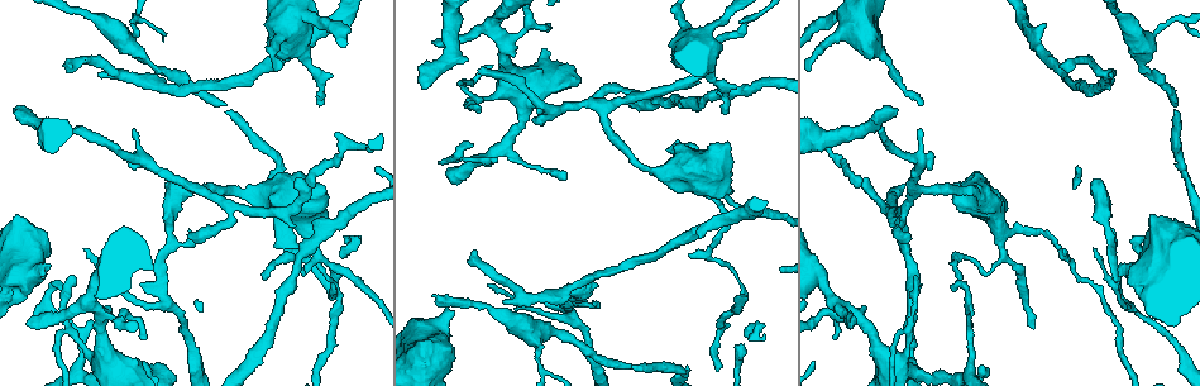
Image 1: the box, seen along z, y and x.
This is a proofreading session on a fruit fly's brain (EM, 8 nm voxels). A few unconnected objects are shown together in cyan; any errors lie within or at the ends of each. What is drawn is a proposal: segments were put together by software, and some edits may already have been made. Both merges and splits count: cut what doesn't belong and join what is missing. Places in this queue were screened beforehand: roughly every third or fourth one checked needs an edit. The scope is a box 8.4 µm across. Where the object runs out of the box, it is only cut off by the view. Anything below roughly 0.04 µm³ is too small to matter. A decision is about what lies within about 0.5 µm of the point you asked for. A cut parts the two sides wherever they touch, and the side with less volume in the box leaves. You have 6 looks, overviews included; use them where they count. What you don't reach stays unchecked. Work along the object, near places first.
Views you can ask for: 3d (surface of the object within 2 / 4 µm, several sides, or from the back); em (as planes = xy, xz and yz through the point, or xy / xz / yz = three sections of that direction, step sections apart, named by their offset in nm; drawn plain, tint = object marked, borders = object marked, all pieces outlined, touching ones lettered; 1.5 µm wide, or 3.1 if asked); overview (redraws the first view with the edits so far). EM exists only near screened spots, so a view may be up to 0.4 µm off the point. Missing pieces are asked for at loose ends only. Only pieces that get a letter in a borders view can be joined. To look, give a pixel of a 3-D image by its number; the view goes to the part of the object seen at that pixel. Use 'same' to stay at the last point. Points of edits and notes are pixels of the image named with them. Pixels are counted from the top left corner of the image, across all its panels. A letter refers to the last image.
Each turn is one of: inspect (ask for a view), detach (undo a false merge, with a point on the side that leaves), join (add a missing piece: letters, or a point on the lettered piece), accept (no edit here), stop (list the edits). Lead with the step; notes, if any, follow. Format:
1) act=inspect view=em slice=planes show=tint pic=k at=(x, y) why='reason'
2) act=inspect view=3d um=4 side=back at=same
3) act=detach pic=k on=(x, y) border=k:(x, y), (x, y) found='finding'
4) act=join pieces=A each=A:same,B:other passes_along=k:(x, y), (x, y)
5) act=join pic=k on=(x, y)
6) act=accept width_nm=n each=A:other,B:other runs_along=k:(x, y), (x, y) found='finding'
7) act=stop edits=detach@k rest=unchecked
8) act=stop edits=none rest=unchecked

act=inspect view=em slice=xz step=4 show=plain pic=1 at=(741, 346)

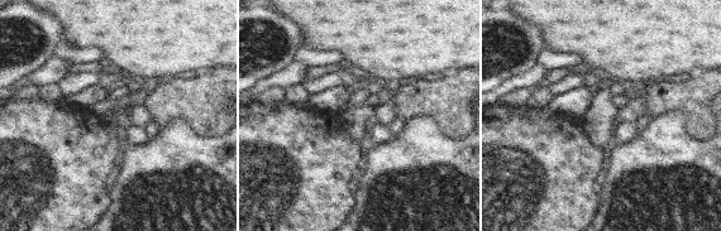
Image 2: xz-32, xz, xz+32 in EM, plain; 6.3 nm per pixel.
act=inspect view=em slice=xz step=4 show=tint at=same

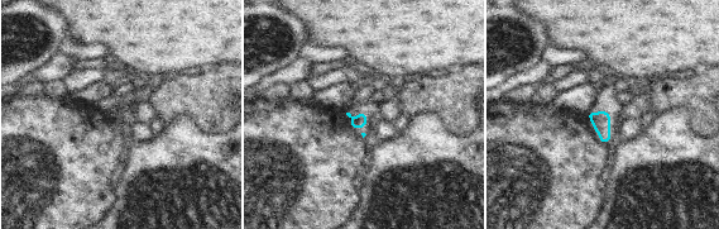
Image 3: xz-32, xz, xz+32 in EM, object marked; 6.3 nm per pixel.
act=inspect view=em slice=xz step=4 show=borders at=same why='see the neighbours'

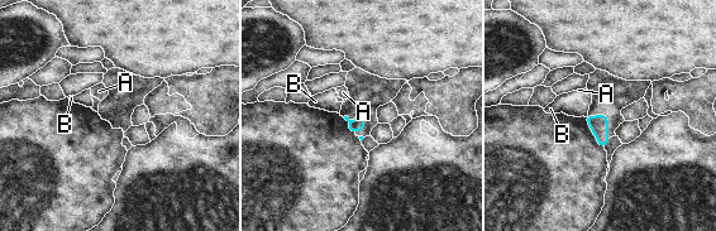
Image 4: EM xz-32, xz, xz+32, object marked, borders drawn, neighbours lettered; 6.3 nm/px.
act=accept each=A:other,B:other border=4:(587, 111), (583, 116) found='none of them fits'

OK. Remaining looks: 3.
act=inspect view=em slice=planes show=borders pic=1 at=(265, 279) why='thin end'

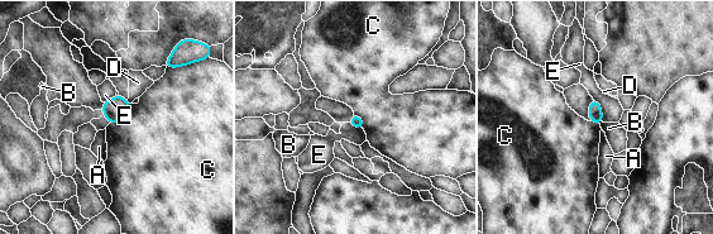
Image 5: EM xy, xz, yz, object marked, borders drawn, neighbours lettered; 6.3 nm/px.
act=accept width_nm=80 longest_contact=C:200nm each=A:other,B:other,C:other,D:other,E:other found='no lettered piece goes on from it'

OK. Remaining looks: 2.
act=inspect view=em slice=planes show=borders pic=1 at=(73, 69) why='tapers out'

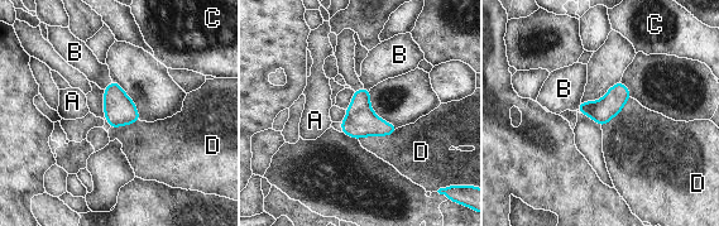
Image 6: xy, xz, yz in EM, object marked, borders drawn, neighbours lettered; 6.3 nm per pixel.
act=accept each=A:other,B:other,C:other,D:other border=6:(398, 128), (391, 134), (359, 139) found='no lettered piece goes on from it'

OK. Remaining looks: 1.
act=stop edits=none rest=unchecked

